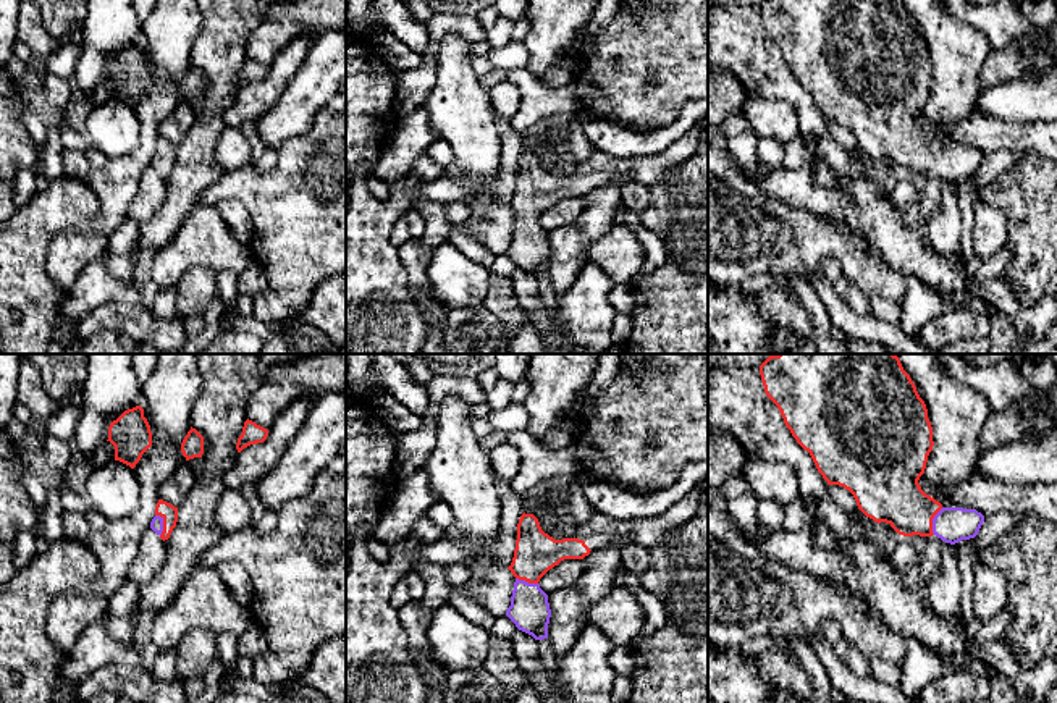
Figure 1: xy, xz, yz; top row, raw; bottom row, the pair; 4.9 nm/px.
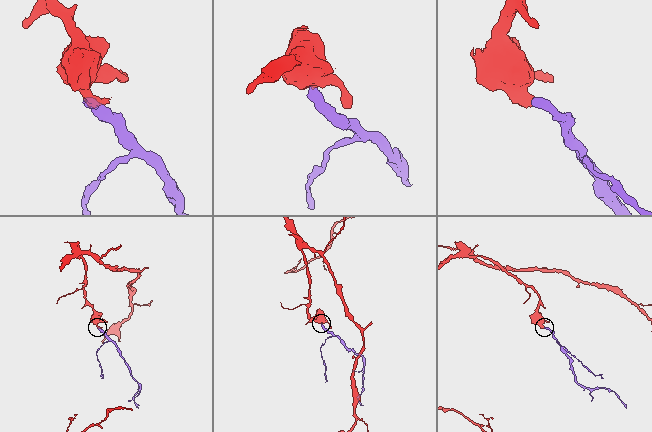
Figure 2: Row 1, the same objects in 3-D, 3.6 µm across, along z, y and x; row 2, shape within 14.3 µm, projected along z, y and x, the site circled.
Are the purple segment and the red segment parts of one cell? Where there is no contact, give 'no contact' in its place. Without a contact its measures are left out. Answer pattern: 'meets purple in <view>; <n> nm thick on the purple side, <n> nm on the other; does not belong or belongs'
meets purple in yz; 180 nm thick on the purple side, 300 nm on the other; belongs

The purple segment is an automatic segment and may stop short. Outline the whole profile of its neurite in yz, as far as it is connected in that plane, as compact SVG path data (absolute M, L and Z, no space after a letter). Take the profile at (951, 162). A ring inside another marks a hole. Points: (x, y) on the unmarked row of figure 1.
M763 0L760 13L766 34L777 44L785 65L810 91L827 123L849 128L858 147L874 160L889 162L903 175L933 175L955 183L975 176L984 160L976 147L944 145L926 133L918 118L933 89L933 65L915 21L900 0Z

